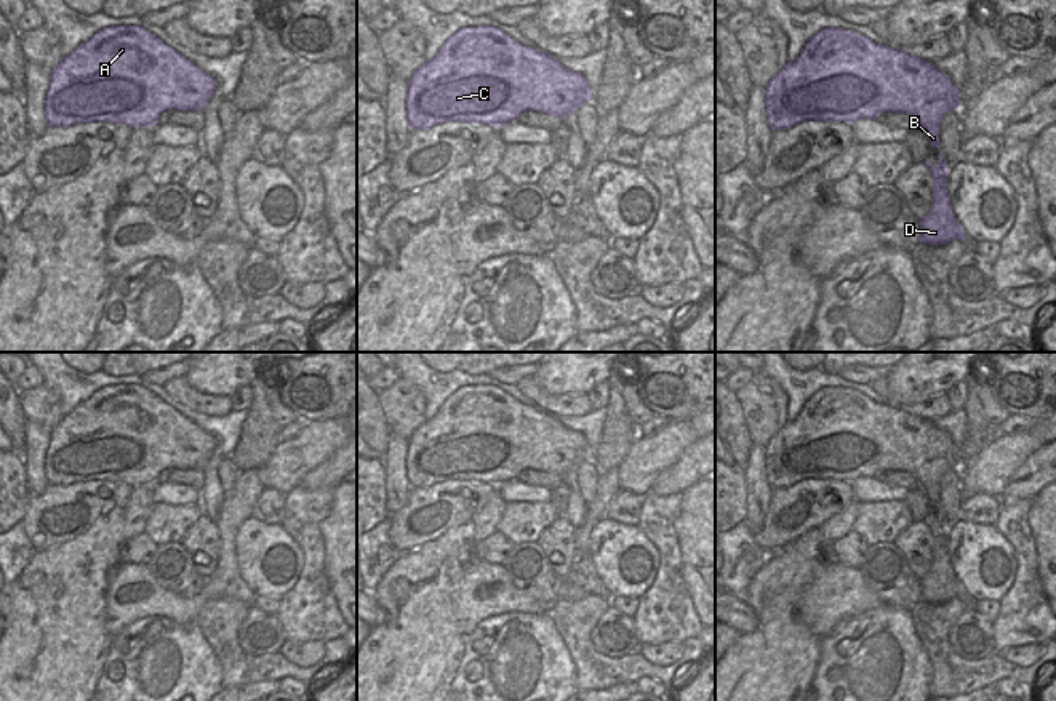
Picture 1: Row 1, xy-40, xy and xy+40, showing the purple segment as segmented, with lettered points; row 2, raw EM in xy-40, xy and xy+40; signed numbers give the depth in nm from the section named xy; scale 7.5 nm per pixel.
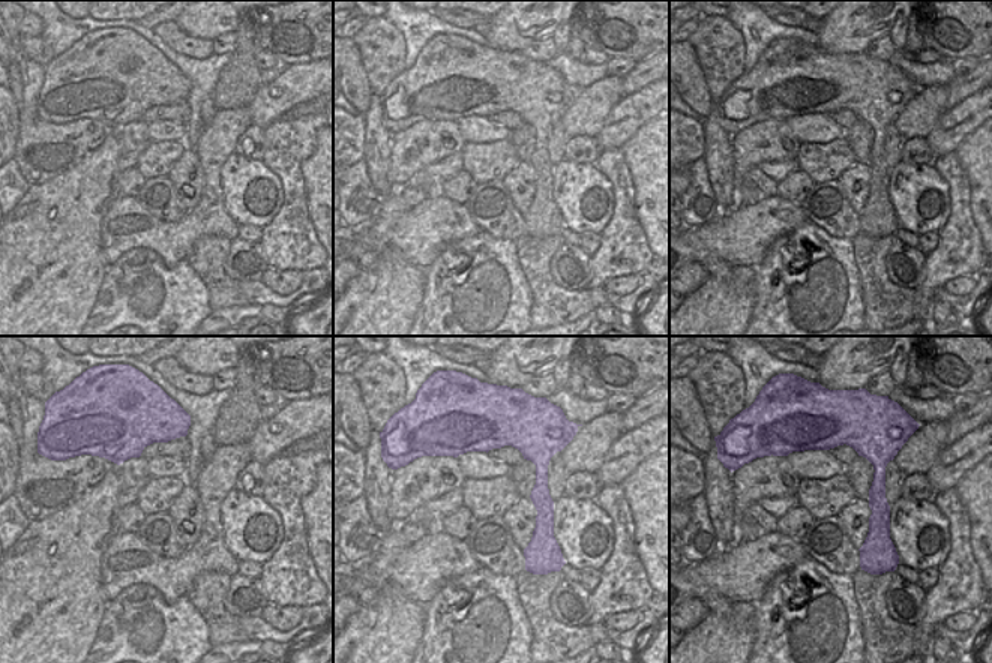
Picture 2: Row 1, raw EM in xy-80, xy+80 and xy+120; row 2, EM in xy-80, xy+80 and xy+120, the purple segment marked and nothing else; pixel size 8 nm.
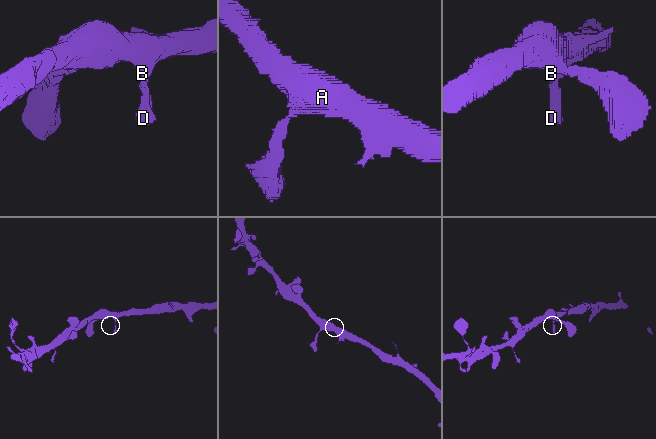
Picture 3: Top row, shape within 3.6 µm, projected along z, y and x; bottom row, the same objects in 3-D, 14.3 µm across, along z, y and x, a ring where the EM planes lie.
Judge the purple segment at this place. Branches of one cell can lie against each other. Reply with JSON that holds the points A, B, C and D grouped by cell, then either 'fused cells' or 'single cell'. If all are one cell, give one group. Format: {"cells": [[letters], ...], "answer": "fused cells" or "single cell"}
{"cells": [["A", "B", "C", "D"]], "answer": "single cell"}

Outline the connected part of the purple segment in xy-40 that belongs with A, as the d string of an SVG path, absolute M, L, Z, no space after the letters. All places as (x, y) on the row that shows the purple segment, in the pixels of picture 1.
M139 26L104 27L62 58L50 72L45 96L48 126L109 122L130 128L154 126L162 112L203 110L216 80Z

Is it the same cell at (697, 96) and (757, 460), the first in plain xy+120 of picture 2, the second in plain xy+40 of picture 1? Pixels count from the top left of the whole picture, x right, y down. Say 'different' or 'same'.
different

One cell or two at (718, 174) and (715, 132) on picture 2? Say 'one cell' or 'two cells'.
one cell

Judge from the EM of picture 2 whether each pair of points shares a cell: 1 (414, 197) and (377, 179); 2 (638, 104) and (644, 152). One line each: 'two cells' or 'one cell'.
1: two cells
2: two cells

